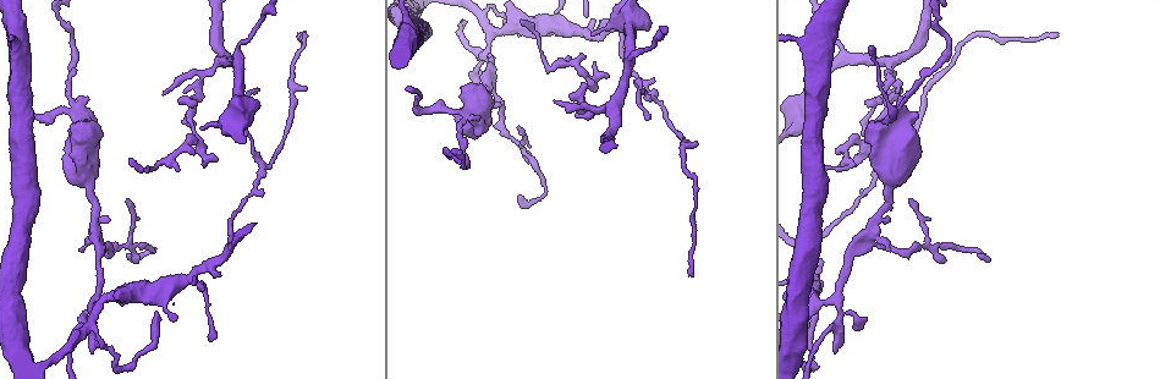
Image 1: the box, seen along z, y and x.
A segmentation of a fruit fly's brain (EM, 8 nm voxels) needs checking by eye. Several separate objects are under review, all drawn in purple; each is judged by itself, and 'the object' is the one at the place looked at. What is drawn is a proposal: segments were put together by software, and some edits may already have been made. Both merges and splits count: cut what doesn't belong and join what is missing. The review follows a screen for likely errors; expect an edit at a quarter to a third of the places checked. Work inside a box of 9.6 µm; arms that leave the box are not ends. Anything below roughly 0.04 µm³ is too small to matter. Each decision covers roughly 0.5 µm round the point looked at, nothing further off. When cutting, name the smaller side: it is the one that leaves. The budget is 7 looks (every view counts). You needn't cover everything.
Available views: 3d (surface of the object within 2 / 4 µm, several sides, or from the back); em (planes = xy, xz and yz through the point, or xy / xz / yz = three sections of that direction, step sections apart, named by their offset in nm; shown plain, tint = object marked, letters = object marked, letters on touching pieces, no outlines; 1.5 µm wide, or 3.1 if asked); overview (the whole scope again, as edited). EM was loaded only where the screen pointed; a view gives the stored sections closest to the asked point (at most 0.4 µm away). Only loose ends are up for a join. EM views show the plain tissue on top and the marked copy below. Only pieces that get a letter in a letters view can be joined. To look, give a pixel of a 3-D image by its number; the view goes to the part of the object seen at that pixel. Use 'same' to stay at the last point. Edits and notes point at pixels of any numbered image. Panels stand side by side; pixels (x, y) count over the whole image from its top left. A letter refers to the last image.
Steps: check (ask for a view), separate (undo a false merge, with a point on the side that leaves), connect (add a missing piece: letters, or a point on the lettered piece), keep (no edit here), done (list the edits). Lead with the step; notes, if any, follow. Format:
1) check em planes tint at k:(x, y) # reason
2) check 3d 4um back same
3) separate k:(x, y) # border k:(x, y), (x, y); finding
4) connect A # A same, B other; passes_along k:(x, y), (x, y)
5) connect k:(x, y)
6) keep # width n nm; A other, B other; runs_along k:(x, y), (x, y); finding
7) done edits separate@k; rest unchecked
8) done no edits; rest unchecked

check 3d 4um at 1:(138, 259) # thin end

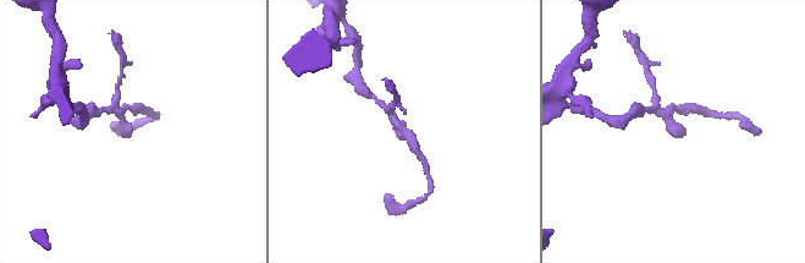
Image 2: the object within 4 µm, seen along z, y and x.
check em planes letters at 2:(125, 132)

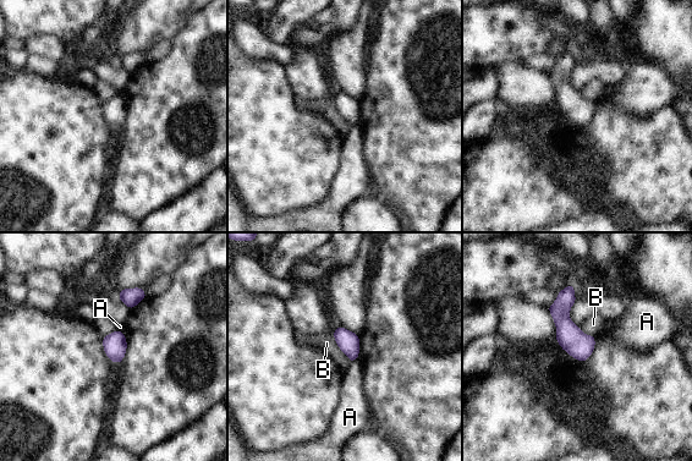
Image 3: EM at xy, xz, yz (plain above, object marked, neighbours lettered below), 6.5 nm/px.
keep # width 140 nm; longest_contact B 280 nm; A other, B other; no lettered piece goes on from it

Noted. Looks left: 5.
check em xz step 8 letters at 1:(646, 120)

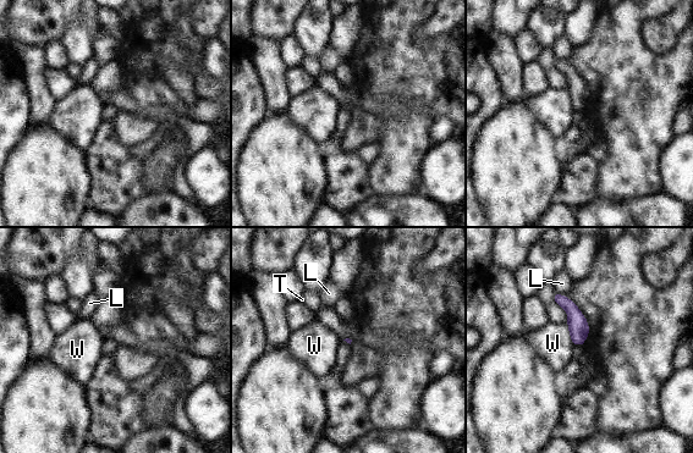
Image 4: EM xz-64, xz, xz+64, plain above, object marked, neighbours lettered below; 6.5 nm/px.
keep # longest_contact W 150 nm; L other, T other, W other; no lettered piece goes on from it

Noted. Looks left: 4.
done no edits; rest unchecked

